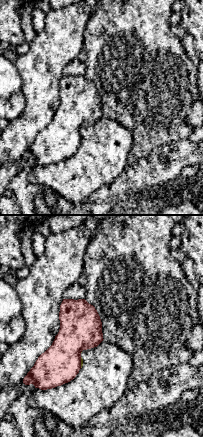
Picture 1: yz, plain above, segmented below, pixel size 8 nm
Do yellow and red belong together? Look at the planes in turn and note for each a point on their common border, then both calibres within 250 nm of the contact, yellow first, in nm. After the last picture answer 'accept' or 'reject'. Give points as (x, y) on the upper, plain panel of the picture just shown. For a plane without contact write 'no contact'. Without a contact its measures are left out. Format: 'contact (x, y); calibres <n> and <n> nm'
contact (81, 138); calibres 20 and 320 nm

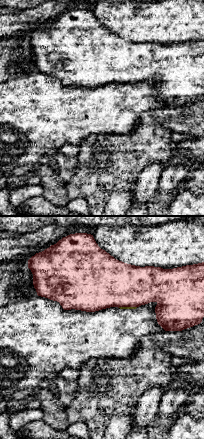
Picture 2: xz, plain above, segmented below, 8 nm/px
contact (127, 83); calibres 20 and 380 nm

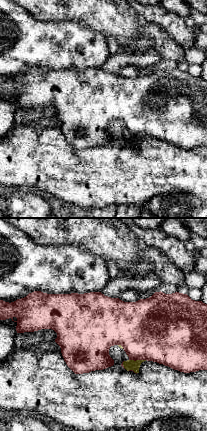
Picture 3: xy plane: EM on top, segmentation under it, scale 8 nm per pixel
contact (137, 136); calibres 80 and 460 nm

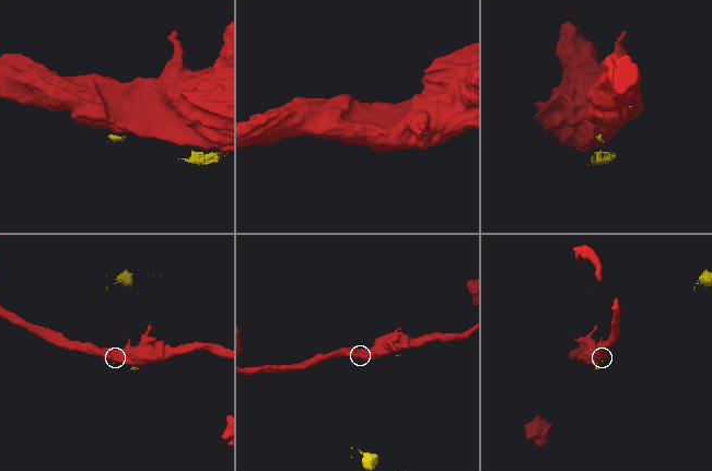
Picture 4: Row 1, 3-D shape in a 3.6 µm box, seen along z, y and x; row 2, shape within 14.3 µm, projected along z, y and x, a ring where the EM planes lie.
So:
reject

